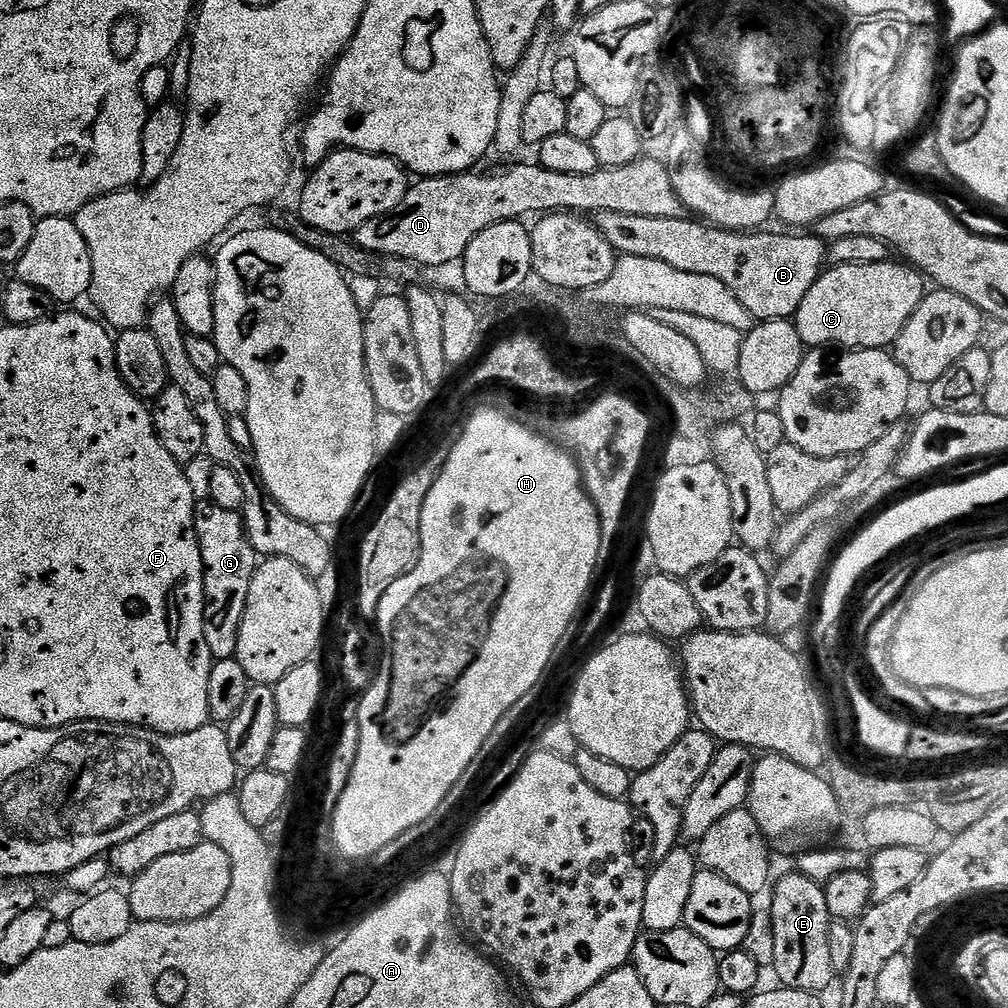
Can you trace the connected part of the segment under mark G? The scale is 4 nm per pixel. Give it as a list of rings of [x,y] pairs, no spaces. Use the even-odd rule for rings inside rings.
[[[204,502],[196,510],[196,537],[204,563],[204,633],[216,660],[231,660],[238,646],[238,630],[250,594],[250,582],[258,567],[258,554],[248,540],[240,512]]]

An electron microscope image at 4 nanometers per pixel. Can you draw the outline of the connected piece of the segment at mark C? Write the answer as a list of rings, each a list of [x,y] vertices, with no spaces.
[[[889,258],[877,264],[838,264],[821,272],[819,278],[814,282],[814,286],[810,286],[806,298],[802,298],[802,306],[796,311],[794,317],[796,329],[804,340],[805,345],[828,346],[824,344],[841,344],[841,349],[844,350],[859,350],[862,348],[878,348],[884,350],[889,346],[895,345],[897,338],[899,338],[902,334],[902,330],[906,326],[906,322],[912,317],[914,310],[918,310],[918,306],[924,301],[926,295],[926,287],[924,288],[924,284],[926,285],[926,280],[917,269],[904,262],[895,264],[894,260],[895,259]]]

